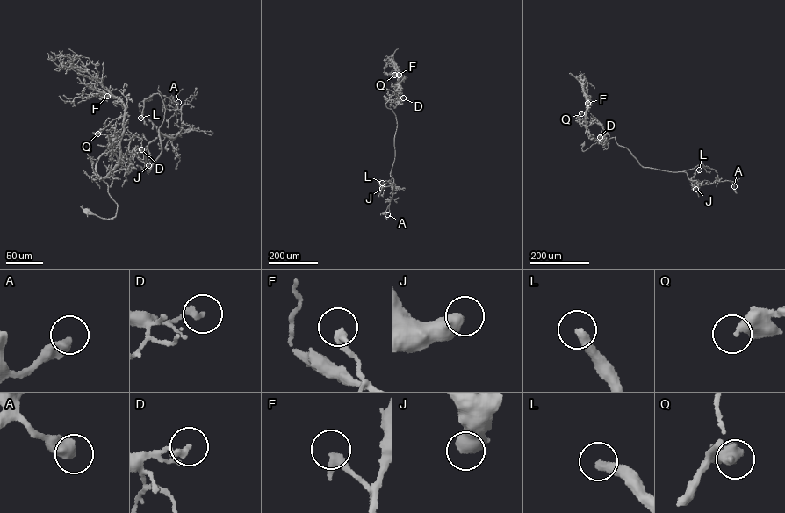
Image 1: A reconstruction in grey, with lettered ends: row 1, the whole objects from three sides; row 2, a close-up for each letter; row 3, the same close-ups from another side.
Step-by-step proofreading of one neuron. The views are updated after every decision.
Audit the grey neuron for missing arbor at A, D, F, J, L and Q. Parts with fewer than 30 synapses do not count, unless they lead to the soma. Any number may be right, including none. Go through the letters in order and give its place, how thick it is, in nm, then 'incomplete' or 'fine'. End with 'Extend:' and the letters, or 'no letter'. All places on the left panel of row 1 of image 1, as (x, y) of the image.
A: (178, 102) | 460 nm | fine
D: (141, 149) | 240 nm | fine
F: (107, 96) | 360 nm | fine
J: (148, 165) | 550 nm | fine
L: (140, 118) | 320 nm | fine
Q: (97, 133) | 420 nm | fine
Extend: no letter

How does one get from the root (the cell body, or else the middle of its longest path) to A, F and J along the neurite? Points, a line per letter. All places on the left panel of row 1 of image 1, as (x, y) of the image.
A: (88, 211), (116, 216), (100, 155), (139, 147), (149, 170), (159, 132), (181, 136), (178, 102)
F: (88, 211), (111, 219), (116, 216), (118, 206), (103, 178), (120, 159), (125, 107), (118, 98), (107, 96)
J: (88, 211), (116, 216), (107, 148), (149, 170), (176, 133), (148, 165)

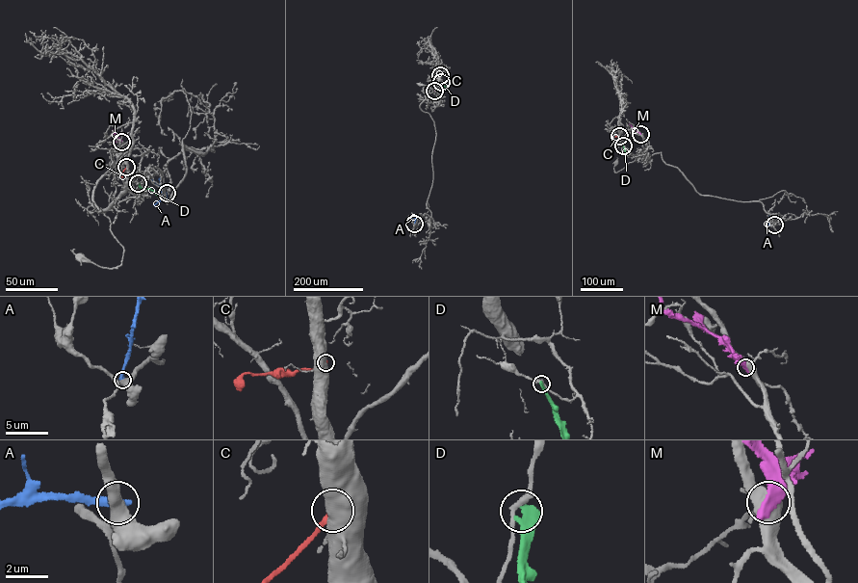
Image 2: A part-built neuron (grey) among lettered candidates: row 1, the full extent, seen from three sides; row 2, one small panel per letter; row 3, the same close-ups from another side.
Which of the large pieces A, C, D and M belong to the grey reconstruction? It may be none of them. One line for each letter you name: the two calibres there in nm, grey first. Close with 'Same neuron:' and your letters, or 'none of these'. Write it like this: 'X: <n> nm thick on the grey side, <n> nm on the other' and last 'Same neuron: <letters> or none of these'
Same neuron: none of these

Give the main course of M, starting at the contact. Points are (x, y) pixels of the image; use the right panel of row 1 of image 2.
M: (641, 134), (629, 122)

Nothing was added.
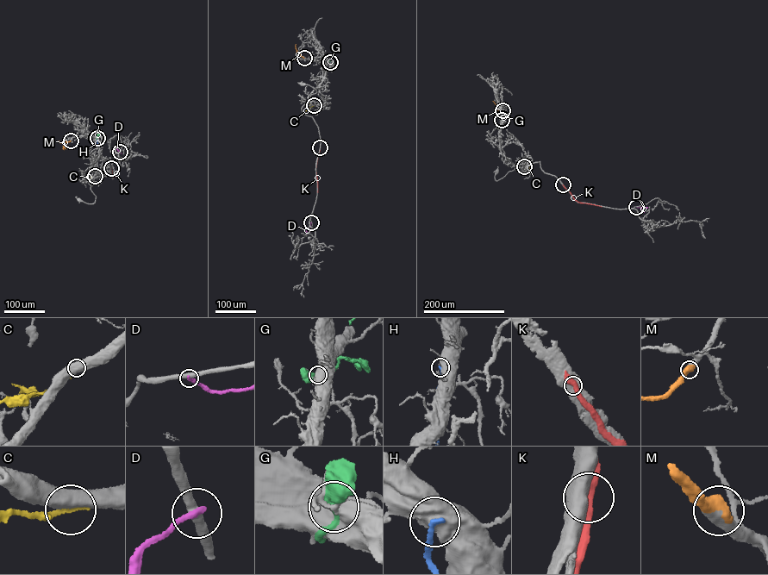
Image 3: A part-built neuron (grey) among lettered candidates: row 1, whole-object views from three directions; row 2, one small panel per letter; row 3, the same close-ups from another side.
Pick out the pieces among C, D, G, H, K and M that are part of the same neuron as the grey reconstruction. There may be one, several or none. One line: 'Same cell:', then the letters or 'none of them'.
Same cell: M

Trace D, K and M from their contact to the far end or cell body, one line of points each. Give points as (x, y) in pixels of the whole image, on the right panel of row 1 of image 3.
D: (636, 207), (643, 209), (647, 207)
K: (563, 184), (577, 201), (602, 206)
M: (502, 110), (492, 101)

